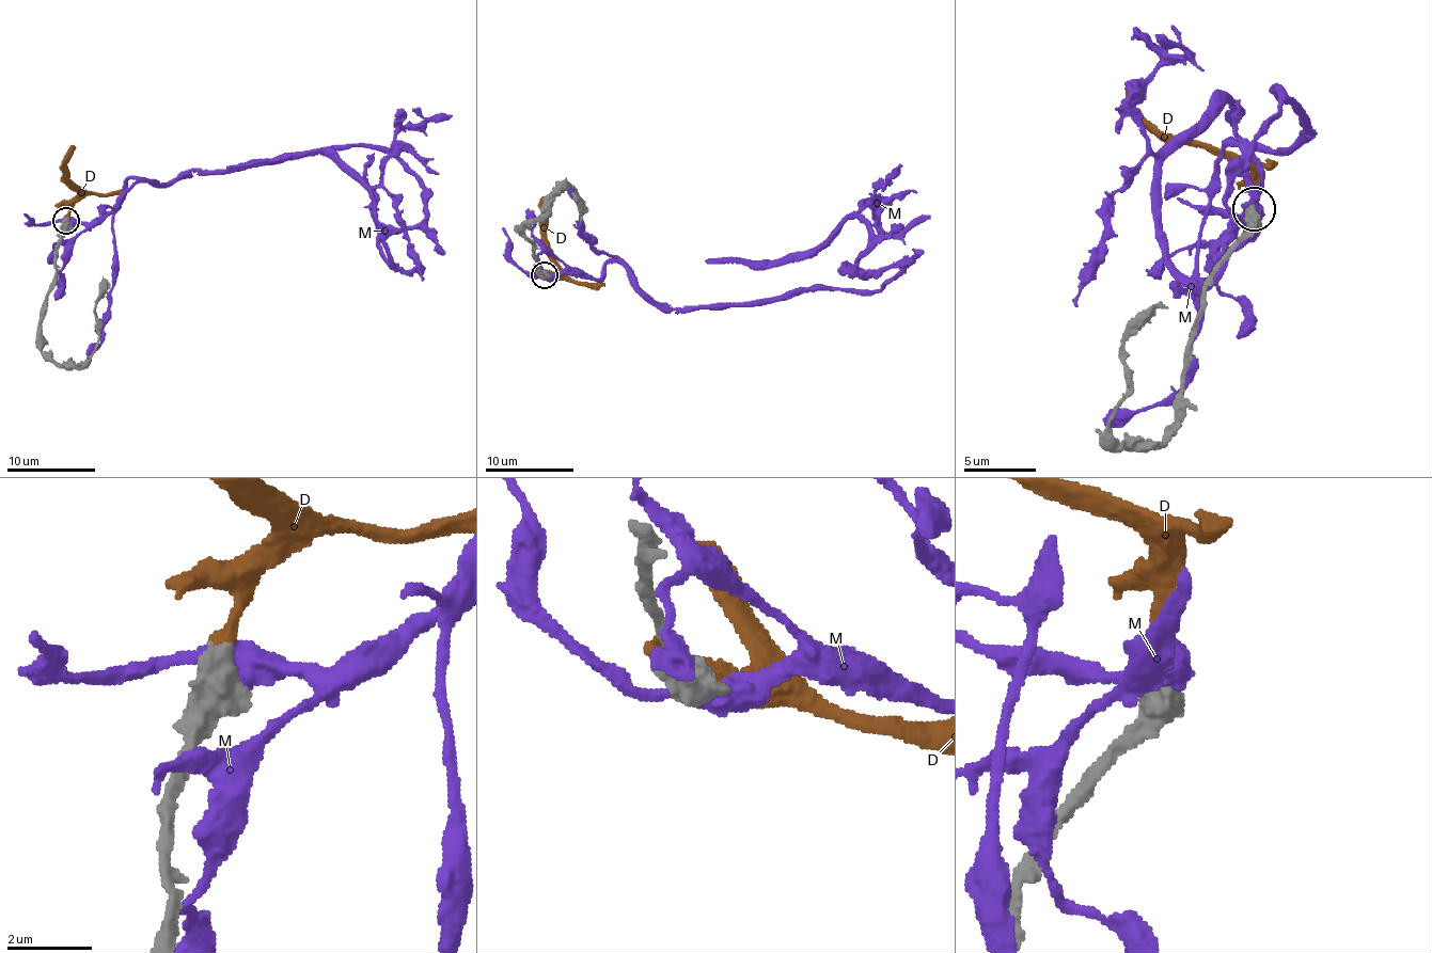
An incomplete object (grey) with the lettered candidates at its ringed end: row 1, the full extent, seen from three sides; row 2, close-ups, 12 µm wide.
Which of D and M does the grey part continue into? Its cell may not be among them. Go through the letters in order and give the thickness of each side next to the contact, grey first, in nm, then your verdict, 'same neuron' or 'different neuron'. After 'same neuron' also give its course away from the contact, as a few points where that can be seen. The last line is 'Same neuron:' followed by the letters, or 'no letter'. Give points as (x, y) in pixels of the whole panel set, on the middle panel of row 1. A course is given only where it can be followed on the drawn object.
D: calibres 750 and 400 nm; same neuron; course (545, 275), (556, 269), (545, 242), (545, 203), (552, 196)
M: calibres 850 and 500 nm; different neuron
Same neuron: D

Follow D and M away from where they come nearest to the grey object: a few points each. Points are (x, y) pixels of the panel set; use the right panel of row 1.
D: (1255, 211), (1255, 179), (1244, 164), (1200, 146), (1168, 143), (1136, 111), (1126, 85)
M: (1258, 216), (1233, 140), (1309, 129), (1276, 89), (1247, 237), (1171, 261), (1161, 164), (1229, 122)

